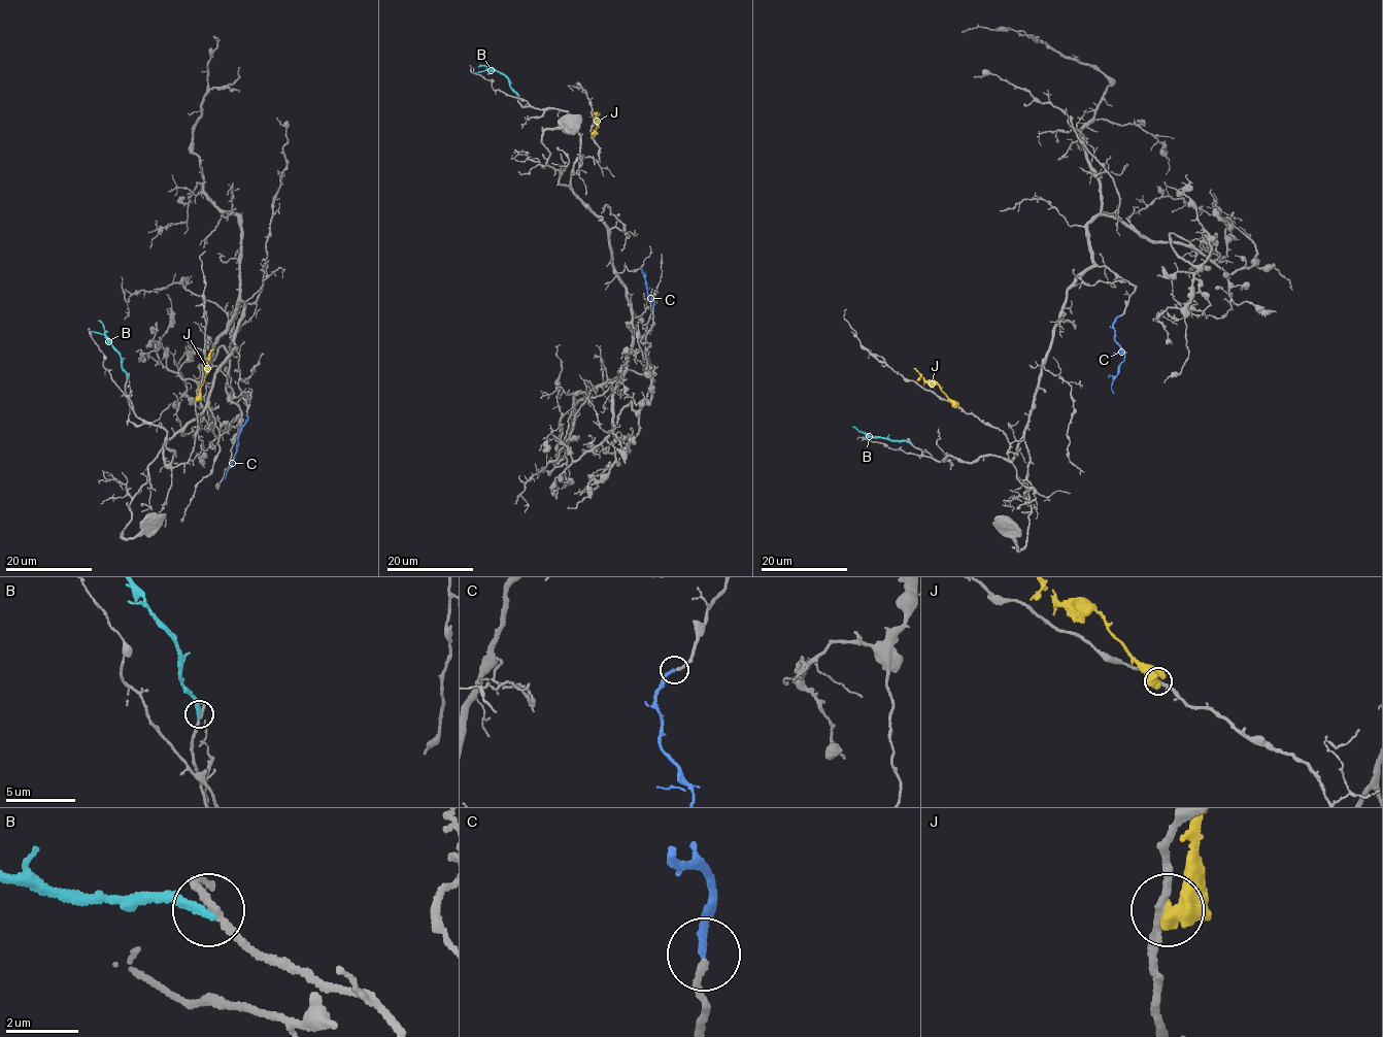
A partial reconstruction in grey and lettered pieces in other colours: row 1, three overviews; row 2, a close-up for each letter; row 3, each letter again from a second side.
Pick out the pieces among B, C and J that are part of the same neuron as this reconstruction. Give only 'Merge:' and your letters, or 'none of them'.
Merge: C

